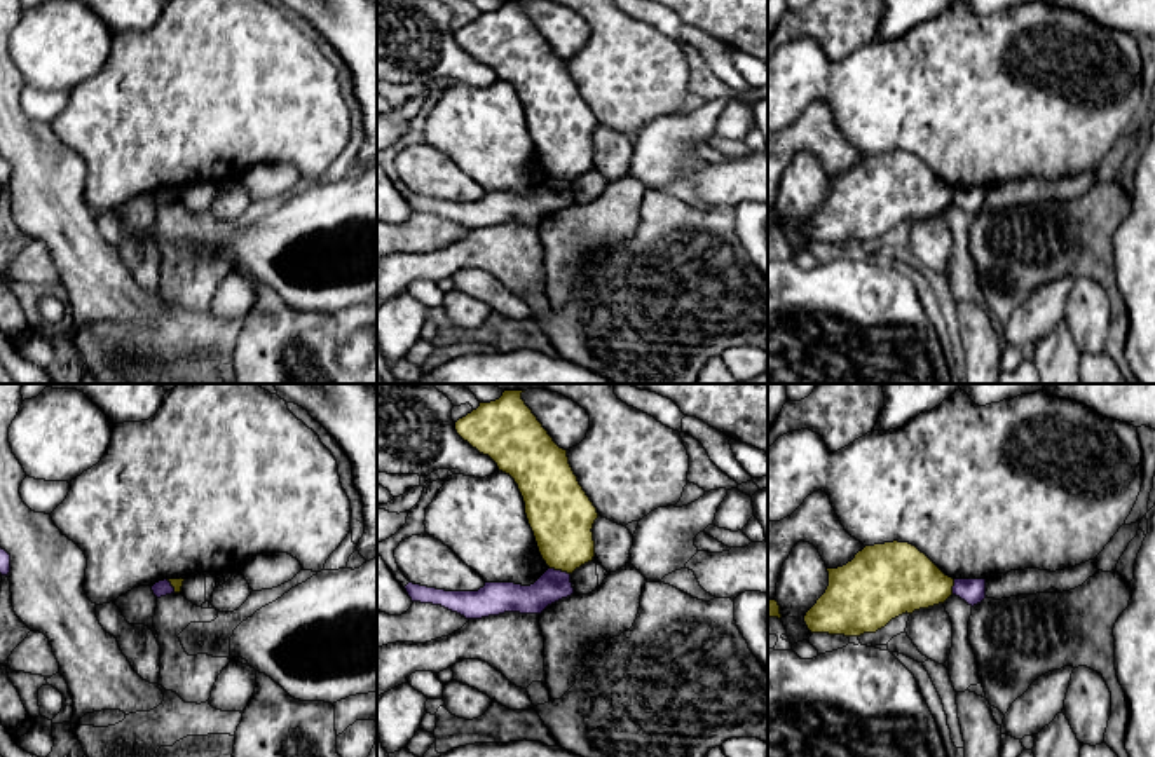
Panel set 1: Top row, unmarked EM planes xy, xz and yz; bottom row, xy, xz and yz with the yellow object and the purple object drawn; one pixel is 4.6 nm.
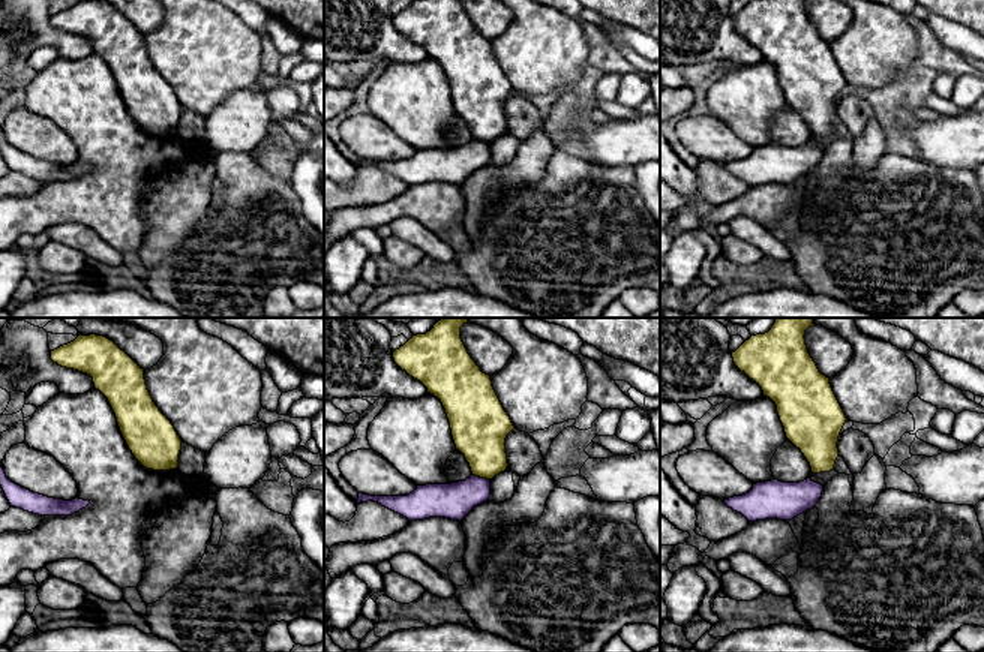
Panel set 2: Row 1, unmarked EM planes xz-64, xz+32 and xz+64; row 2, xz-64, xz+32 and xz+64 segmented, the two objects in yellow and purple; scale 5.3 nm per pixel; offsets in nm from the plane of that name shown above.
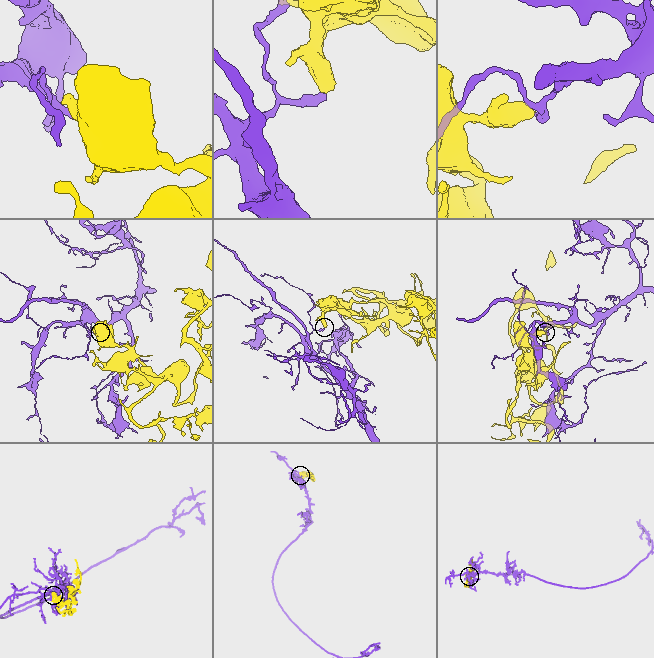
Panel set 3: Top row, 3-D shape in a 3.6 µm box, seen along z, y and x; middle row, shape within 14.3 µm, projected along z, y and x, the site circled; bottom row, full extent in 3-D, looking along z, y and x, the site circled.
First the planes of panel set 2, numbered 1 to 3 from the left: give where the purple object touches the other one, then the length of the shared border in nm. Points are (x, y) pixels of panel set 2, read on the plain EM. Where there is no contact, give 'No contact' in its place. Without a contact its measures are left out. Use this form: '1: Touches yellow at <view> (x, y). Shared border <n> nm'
1: No contact
2: Touches yellow at xz+32 (480, 141). Shared border 90 nm
3: No contact

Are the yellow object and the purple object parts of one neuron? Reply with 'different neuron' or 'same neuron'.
different neuron

